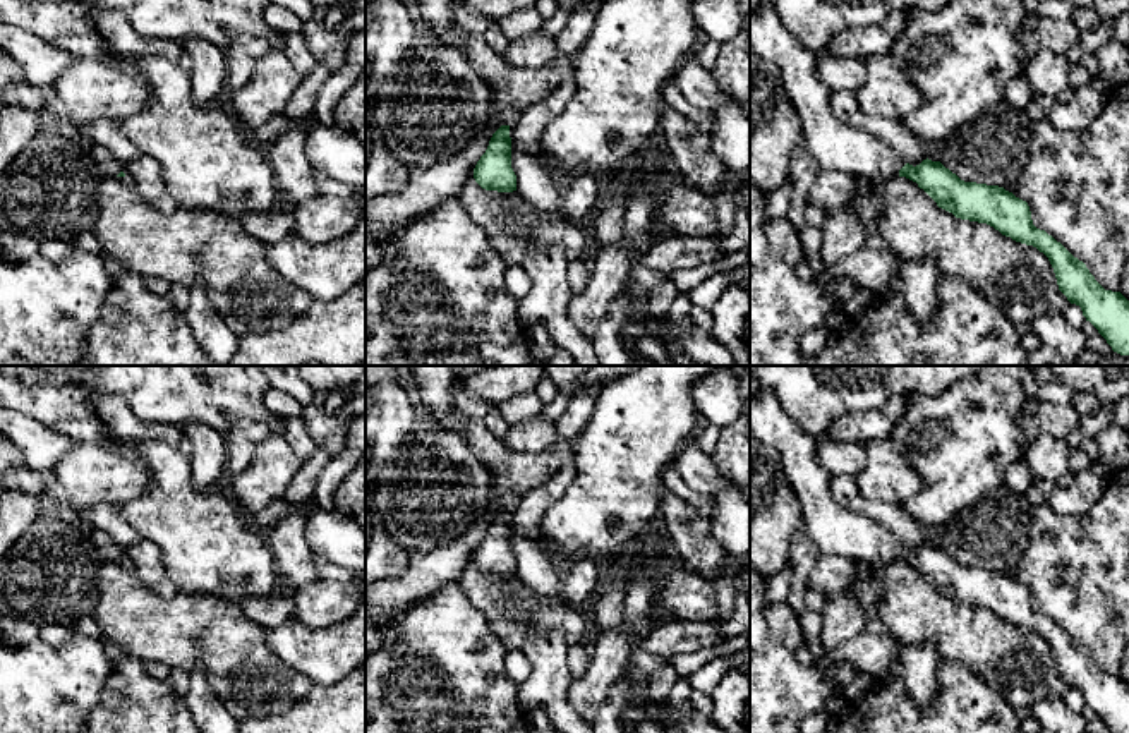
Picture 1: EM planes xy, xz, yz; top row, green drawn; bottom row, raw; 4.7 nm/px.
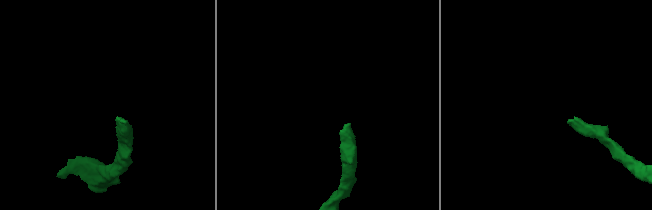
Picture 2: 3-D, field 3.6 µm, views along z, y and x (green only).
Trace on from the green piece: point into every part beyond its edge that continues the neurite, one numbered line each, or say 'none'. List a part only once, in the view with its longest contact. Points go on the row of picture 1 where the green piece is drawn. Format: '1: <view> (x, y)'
1: yz (836, 146)

